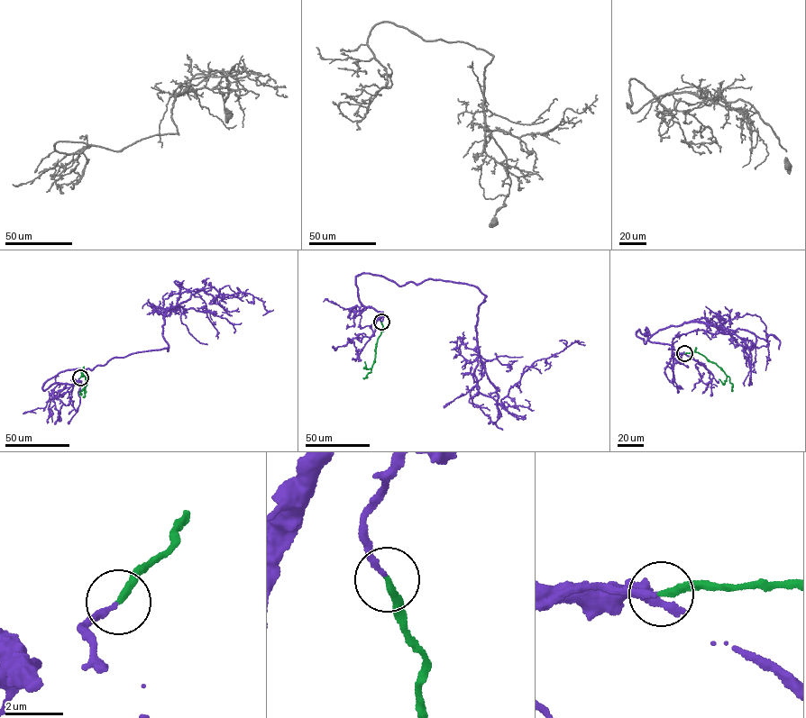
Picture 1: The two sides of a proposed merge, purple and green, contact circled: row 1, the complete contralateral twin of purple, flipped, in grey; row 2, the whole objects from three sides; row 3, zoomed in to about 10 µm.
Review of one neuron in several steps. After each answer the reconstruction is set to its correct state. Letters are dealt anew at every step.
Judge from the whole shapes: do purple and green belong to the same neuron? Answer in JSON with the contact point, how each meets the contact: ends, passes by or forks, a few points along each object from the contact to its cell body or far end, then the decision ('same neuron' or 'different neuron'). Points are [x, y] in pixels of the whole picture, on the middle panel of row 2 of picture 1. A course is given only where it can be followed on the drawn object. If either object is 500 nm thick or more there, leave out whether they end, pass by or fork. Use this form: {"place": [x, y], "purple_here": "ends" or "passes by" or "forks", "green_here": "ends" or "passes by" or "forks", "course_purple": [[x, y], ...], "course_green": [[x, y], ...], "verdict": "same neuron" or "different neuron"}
{"place": [381, 322], "purple_here": "ends", "green_here": "ends", "course_purple": [[380, 322], [360, 303], [356, 276], [476, 286], [486, 296], [478, 355], [503, 406], [535, 361], [585, 345]], "course_green": [[380, 322], [382, 329], [378, 339], [371, 372], [363, 377]], "verdict": "same neuron"}

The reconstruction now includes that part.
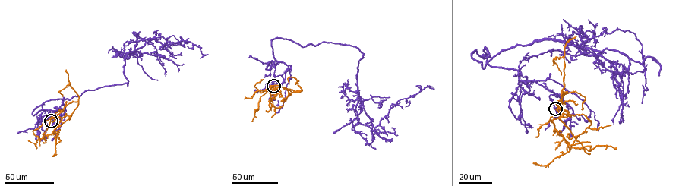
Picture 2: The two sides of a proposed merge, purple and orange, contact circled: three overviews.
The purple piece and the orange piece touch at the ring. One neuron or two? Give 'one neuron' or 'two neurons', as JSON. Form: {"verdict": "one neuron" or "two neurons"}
{"verdict": "two neurons"}

